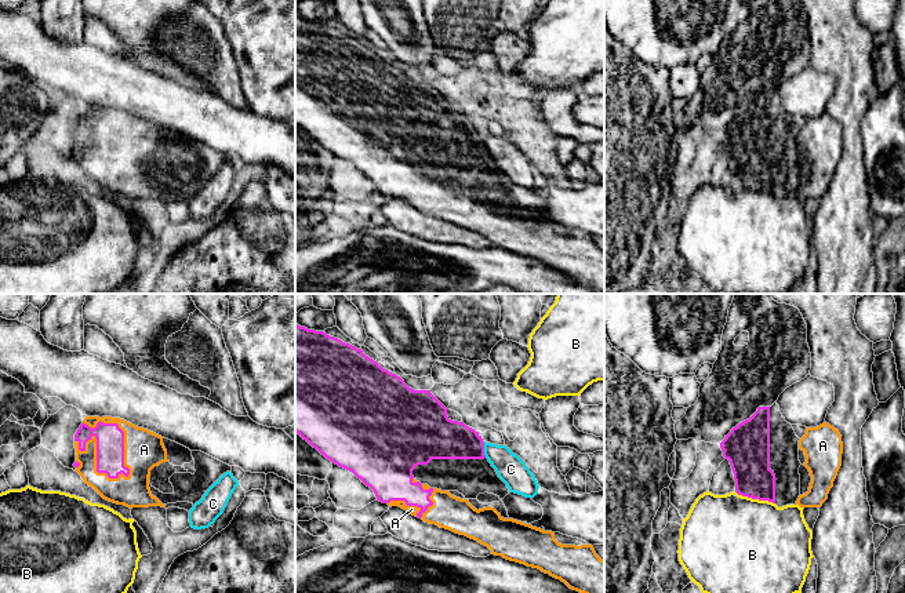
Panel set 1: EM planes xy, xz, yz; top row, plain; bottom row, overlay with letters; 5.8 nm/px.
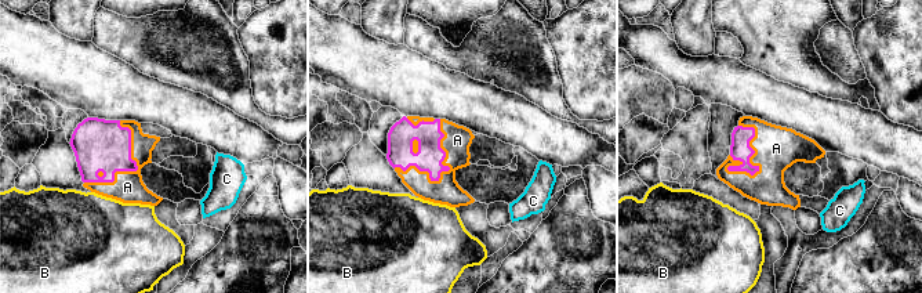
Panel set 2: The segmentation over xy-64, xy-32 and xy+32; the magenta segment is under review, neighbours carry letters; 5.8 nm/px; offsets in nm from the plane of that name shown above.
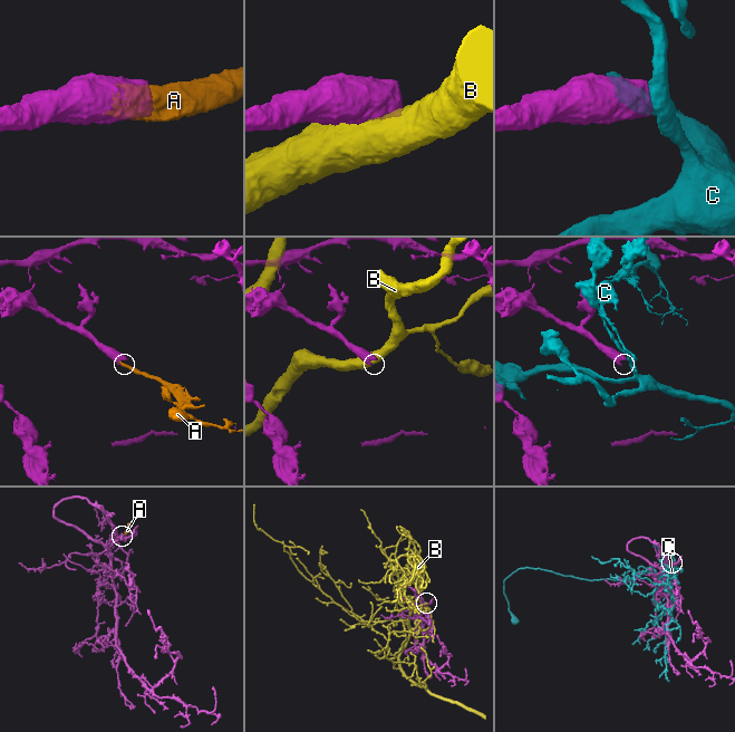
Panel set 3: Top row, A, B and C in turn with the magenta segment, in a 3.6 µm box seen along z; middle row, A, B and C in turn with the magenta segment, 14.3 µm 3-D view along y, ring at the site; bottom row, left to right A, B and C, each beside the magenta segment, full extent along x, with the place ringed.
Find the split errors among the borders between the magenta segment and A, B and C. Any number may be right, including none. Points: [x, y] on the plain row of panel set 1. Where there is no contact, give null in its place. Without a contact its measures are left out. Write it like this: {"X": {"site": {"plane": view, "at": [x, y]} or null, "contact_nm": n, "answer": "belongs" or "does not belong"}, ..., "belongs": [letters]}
{"A": {"site": {"plane": "xy", "at": [123, 126]}, "contact_nm": 420, "answer": "belongs"}, "B": {"site": {"plane": "yz", "at": [755, 189]}, "contact_nm": 260, "answer": "does not belong"}, "C": {"site": {"plane": "xz", "at": [483, 141]}, "contact_nm": 100, "answer": "does not belong"}, "belongs": ["A"]}

